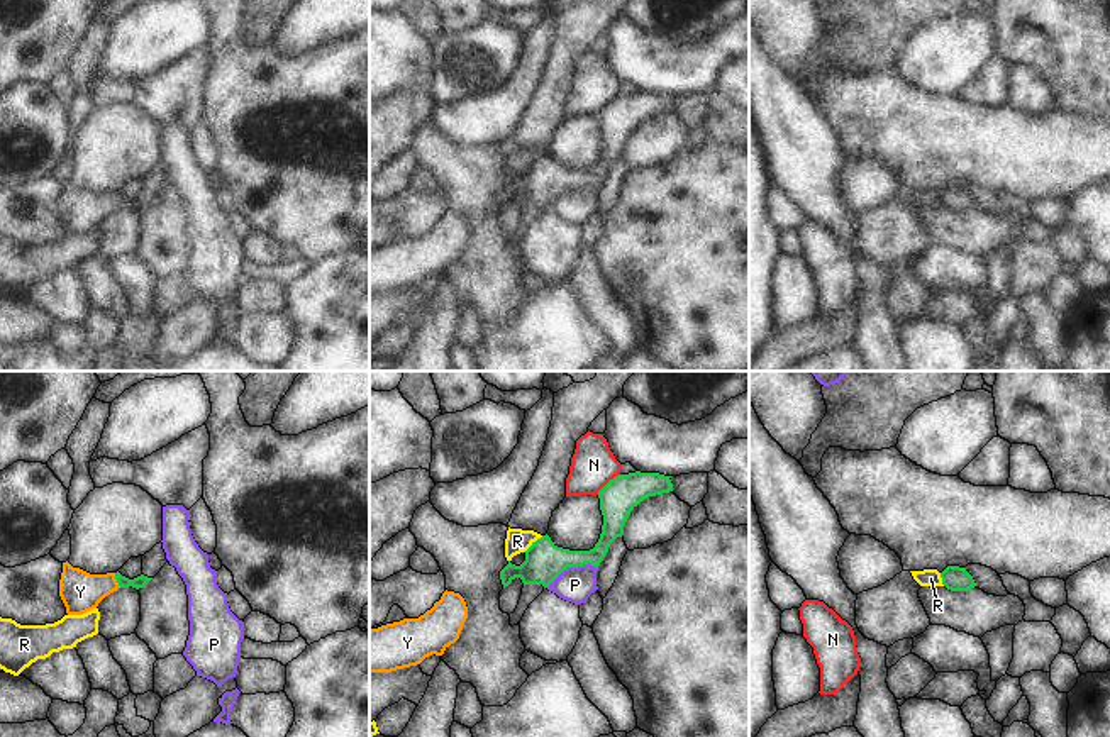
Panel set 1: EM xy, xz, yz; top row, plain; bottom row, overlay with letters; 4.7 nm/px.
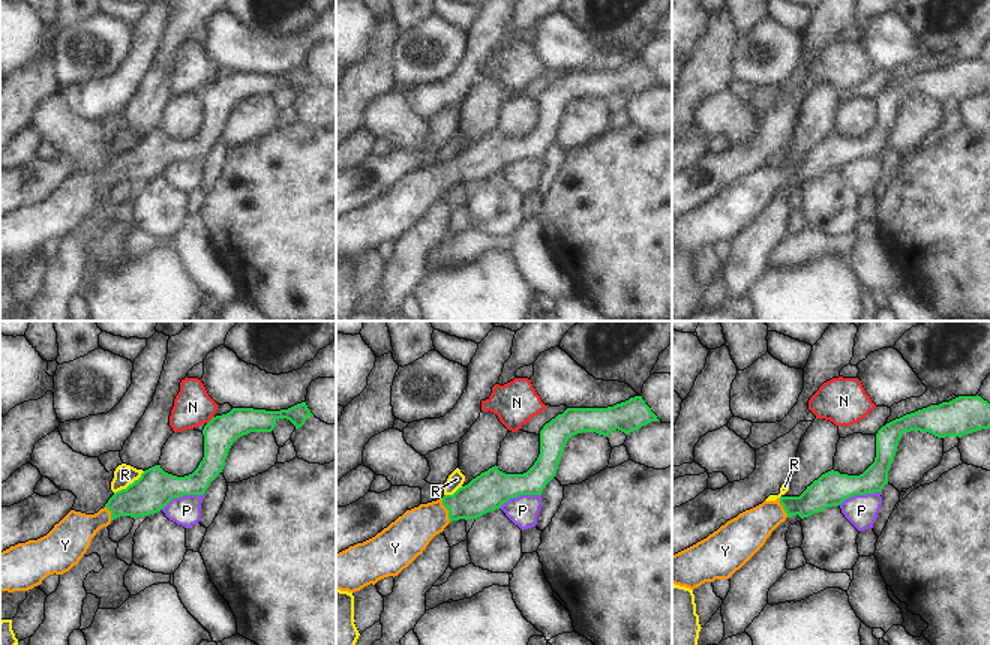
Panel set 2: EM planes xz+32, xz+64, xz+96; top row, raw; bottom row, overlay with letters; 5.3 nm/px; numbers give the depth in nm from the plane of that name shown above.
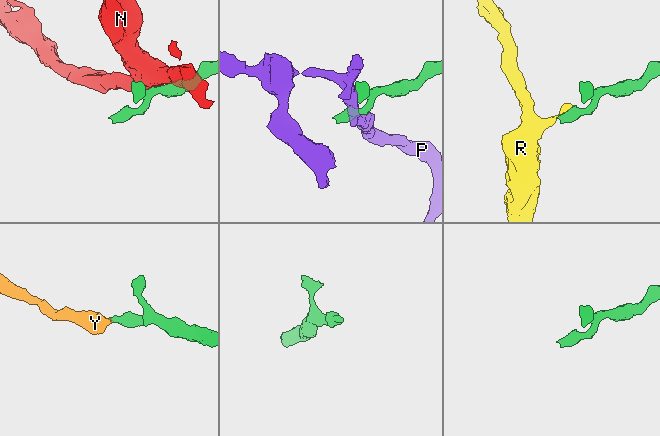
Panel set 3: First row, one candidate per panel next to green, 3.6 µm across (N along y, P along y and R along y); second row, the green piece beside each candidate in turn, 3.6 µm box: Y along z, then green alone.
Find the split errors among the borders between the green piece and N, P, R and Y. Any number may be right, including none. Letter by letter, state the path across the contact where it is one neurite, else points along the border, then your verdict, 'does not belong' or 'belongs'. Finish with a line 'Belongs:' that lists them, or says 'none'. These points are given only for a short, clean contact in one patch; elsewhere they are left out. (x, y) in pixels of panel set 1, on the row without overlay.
N: border along xz (619, 94), (597, 114); does not belong
P: border along xz (597, 187), (565, 188), (546, 207); does not belong
R: border along xz (543, 156), (524, 171); does not belong
Y: runs through xy (139, 202), (116, 199), (80, 212); belongs
Belongs: Y

